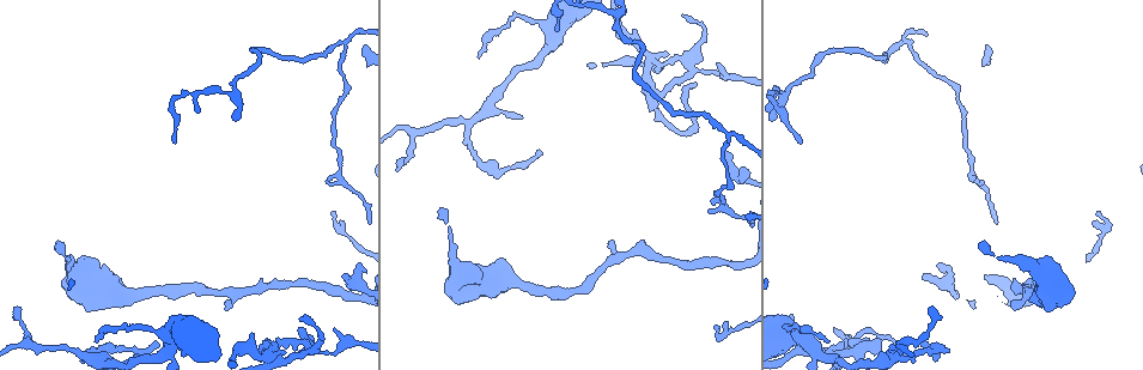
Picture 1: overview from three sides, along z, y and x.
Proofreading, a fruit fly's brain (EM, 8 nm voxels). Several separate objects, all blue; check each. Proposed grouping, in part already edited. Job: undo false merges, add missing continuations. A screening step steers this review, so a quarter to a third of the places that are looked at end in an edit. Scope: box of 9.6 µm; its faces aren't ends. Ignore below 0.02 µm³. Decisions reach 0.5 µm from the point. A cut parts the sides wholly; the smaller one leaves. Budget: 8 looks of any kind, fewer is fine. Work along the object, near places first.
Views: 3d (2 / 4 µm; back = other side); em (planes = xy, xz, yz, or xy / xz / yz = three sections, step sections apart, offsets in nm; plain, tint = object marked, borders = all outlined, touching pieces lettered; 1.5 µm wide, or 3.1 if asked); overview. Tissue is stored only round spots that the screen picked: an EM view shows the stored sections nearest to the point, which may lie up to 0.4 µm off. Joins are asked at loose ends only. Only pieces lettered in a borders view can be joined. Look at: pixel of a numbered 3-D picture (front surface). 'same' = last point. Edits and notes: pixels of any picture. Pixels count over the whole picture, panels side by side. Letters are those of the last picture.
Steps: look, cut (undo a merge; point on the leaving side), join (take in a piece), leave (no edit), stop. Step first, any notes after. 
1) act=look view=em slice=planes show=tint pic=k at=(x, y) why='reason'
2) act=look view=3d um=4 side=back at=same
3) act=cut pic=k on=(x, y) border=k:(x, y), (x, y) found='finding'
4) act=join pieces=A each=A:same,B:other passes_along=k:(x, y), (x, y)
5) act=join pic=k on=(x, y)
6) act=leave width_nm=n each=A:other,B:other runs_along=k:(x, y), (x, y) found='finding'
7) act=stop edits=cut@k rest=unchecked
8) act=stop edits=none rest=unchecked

act=look view=em slice=xy step=8 show=tint pic=1 at=(138, 353)

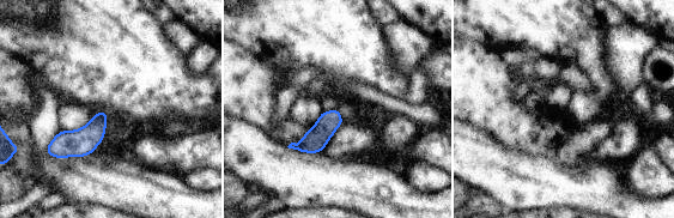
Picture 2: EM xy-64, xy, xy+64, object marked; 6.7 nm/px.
act=look view=em slice=planes show=borders at=same

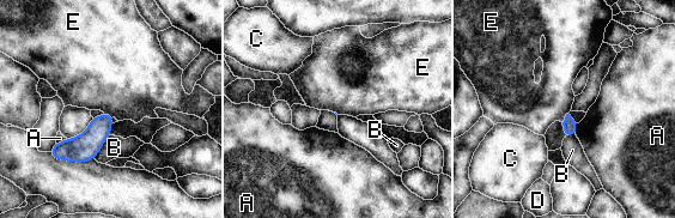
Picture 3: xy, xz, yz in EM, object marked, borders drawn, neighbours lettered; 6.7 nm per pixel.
act=leave longest_contact=B:200nm each=A:other,B:other,C:other,D:other,E:other found='none of them fits'

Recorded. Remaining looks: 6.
act=look view=em slice=planes show=tint pic=1 at=(414, 134) why='a fork'

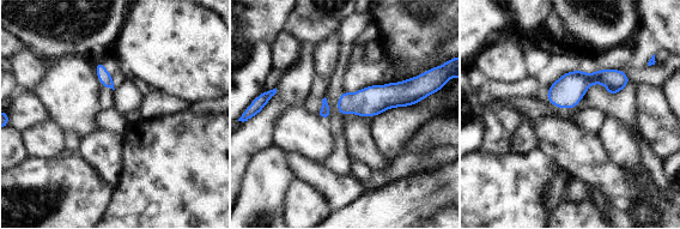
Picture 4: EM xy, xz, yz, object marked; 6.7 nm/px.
act=look view=em slice=planes show=borders at=same

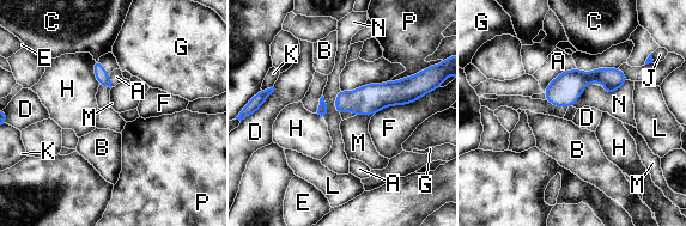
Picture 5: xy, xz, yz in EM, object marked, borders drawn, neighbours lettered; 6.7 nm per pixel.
act=leave longest_contact=F:340nm each=A:other,B:other,C:other,D:other,E:other,F:other,G:other,H:other,J:other,K:other,L:other,M:other,N:other,P:other border=5:(374, 112), (357, 115) found='one neuron here'

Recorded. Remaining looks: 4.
act=look view=3d um=4 pic=1 at=(308, 345) why='touches itself'

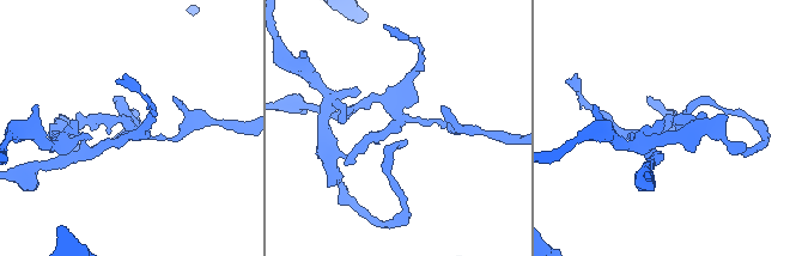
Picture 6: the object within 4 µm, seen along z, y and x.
act=look view=em slice=yz step=8 show=tint pic=6 at=(401, 119) why='now the EM'

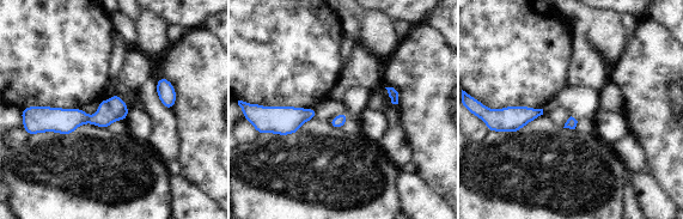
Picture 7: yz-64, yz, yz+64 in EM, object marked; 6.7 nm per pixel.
act=look view=em slice=xy step=8 show=borders at=same

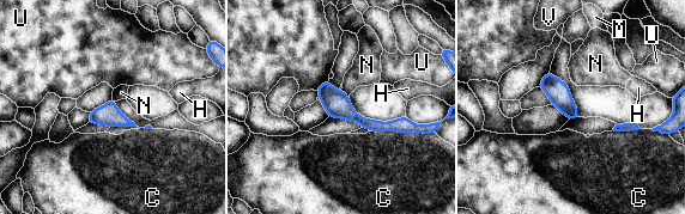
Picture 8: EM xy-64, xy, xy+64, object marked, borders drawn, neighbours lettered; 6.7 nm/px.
act=cut pic=8 on=(371, 124) each=C:other,H:other,M:other,N:other,U:other,V:other found='a second neuron is stuck on'

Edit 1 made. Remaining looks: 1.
act=stop edits=cut@8 rest=unchecked

